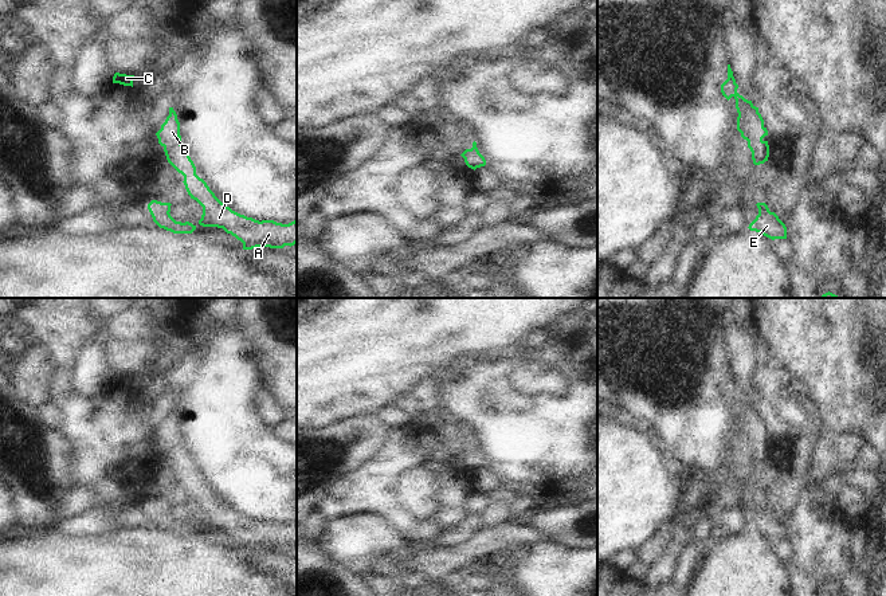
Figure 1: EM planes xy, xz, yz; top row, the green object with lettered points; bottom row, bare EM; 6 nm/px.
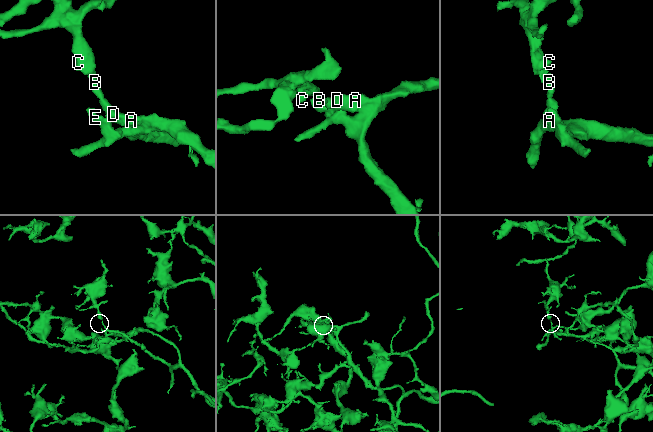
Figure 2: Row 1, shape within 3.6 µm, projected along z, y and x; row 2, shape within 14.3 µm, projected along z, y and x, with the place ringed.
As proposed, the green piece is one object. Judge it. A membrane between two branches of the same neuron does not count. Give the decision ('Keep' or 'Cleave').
Keep

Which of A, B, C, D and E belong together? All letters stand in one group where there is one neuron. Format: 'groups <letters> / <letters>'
groups A B C D E

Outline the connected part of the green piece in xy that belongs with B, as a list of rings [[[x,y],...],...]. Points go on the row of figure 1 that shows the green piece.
[[[169,107],[169,115],[156,136],[168,162],[184,176],[188,195],[203,207],[200,226],[223,228],[243,243],[243,250],[283,248],[297,243],[297,220],[289,224],[259,221],[232,211],[215,196],[207,183],[196,175],[196,166],[181,145],[180,122],[173,107]]]

